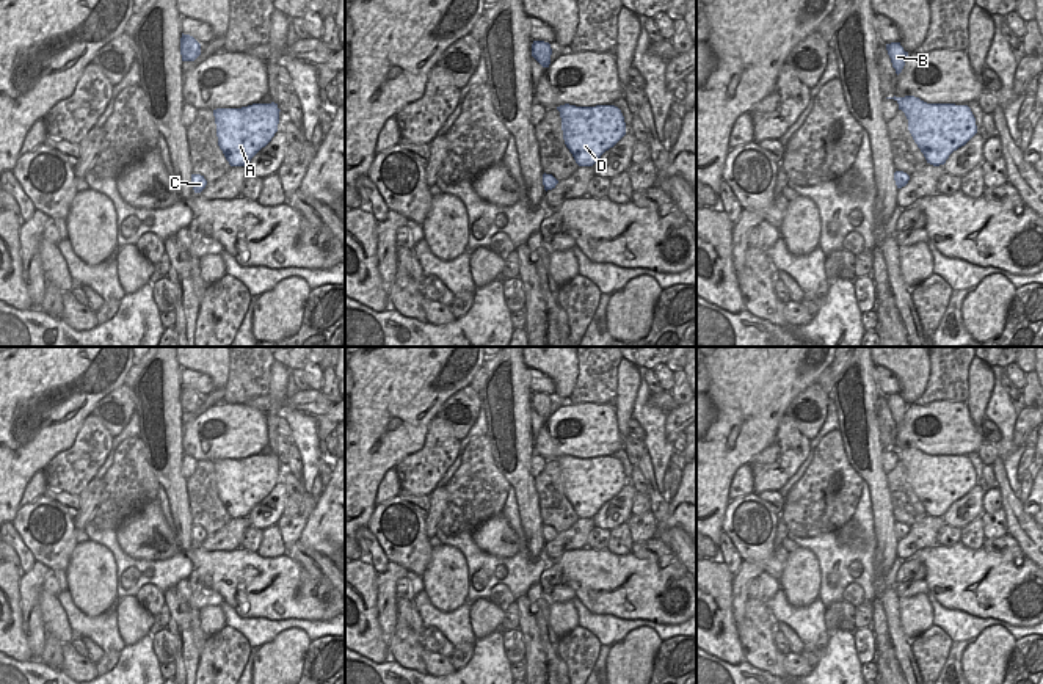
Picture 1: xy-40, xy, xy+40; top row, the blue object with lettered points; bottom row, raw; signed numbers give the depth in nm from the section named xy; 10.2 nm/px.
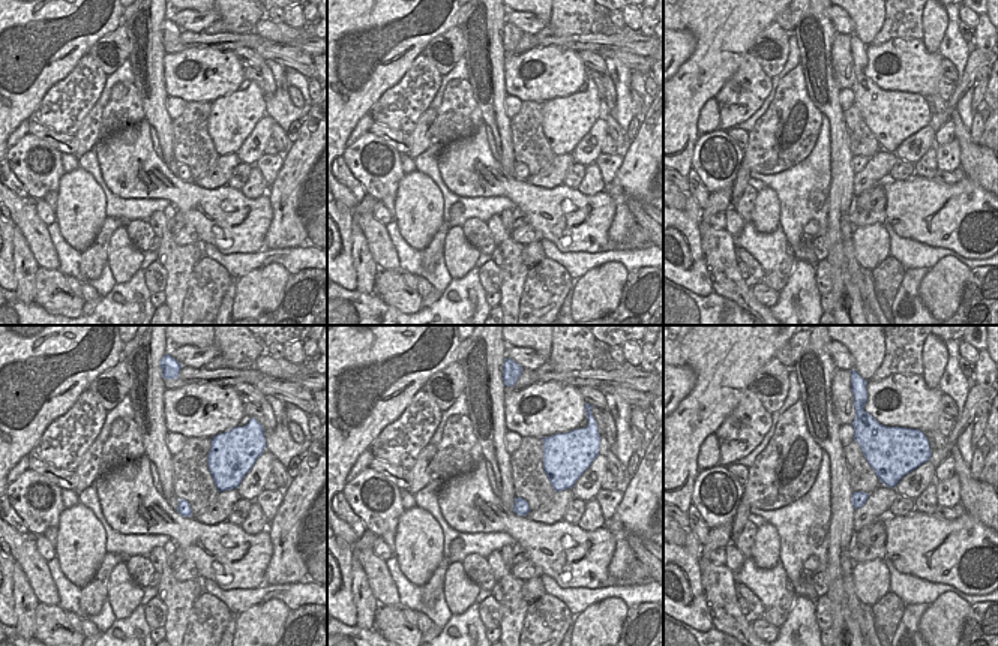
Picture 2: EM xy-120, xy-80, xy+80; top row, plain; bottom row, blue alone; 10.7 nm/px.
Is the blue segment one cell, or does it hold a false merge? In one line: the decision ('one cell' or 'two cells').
one cell

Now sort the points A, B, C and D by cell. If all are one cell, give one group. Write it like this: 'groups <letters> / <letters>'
groups A B C D

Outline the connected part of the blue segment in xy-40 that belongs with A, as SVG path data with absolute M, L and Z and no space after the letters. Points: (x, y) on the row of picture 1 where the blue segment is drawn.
M274 102L213 110L218 146L231 166L248 166L271 141L278 132L279 111Z

